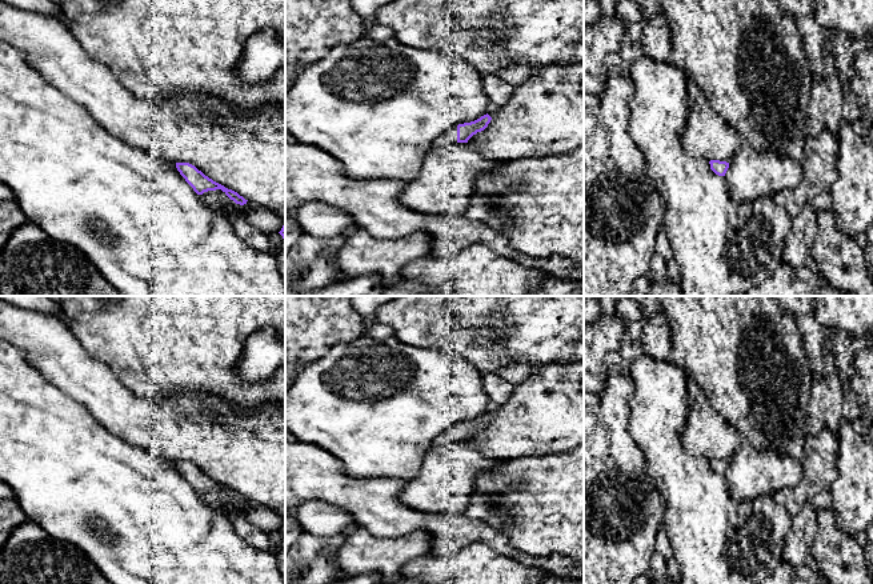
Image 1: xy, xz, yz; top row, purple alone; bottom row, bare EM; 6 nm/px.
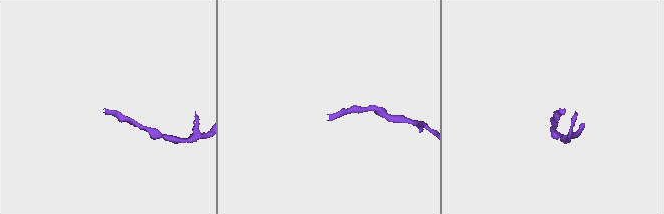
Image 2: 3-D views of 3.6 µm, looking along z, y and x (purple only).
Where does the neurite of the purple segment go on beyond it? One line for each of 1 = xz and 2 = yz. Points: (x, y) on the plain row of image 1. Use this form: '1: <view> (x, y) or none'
1: xz (449, 436)
2: none

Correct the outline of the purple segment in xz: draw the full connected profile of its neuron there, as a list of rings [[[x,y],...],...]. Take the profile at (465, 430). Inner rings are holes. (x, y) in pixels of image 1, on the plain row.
[[[486,412],[474,420],[453,424],[435,440],[433,448],[456,441],[468,441],[473,433],[484,429],[490,419],[492,416]]]

